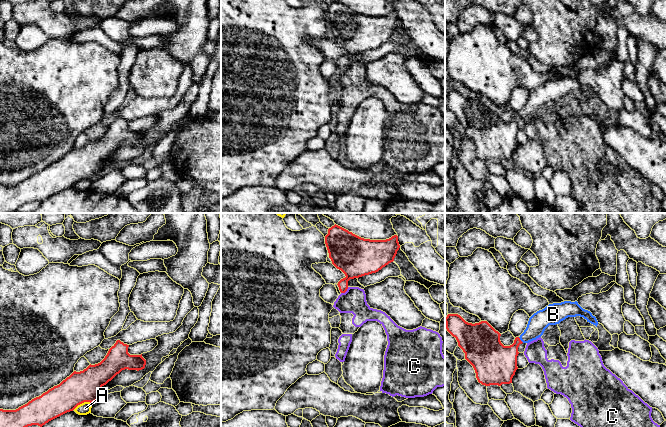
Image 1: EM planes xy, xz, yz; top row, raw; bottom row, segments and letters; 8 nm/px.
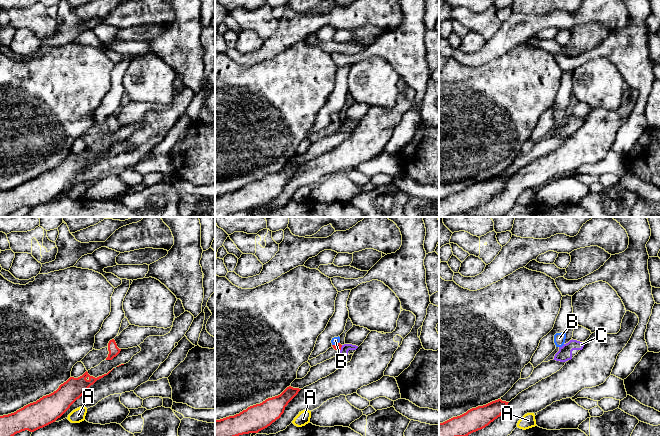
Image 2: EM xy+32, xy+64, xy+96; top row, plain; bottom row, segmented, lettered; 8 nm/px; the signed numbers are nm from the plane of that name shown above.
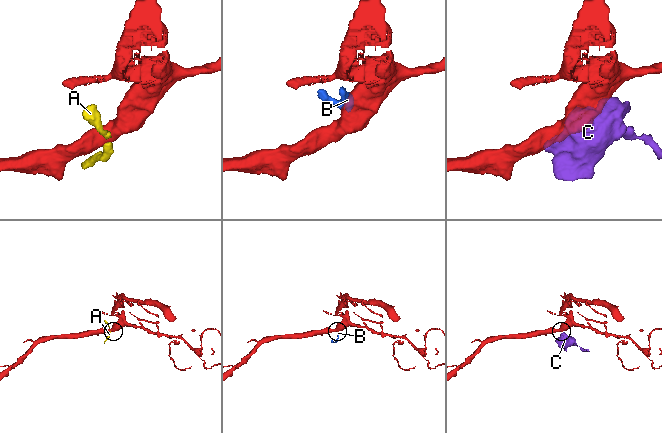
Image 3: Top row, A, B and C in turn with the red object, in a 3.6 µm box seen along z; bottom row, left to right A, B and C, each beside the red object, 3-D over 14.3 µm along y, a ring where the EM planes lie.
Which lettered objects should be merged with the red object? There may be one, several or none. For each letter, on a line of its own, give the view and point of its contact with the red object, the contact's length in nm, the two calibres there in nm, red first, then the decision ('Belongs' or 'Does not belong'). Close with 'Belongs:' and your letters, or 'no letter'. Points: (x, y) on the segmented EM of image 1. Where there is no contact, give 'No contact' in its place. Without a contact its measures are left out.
A: Touches red at xy (82, 402). Shared border 160 nm. Thickness 260 nm (red) against 100 nm. Does not belong
B: Touches red at yz (520, 340). Shared border 60 nm. Thickness 280 nm (red) against 160 nm. Belongs
C: Touches red at xz (345, 291). Shared border 80 nm. Thickness 240 nm (red) against 190 nm. Does not belong
Belongs: B

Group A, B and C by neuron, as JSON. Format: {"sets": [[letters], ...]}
{"sets": [["A"], ["B"], ["C"]]}

